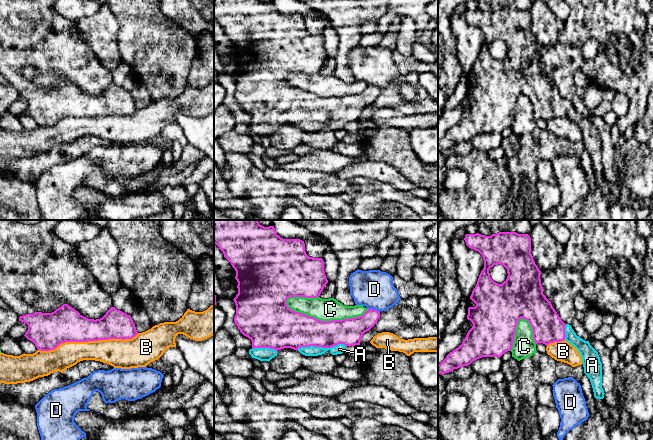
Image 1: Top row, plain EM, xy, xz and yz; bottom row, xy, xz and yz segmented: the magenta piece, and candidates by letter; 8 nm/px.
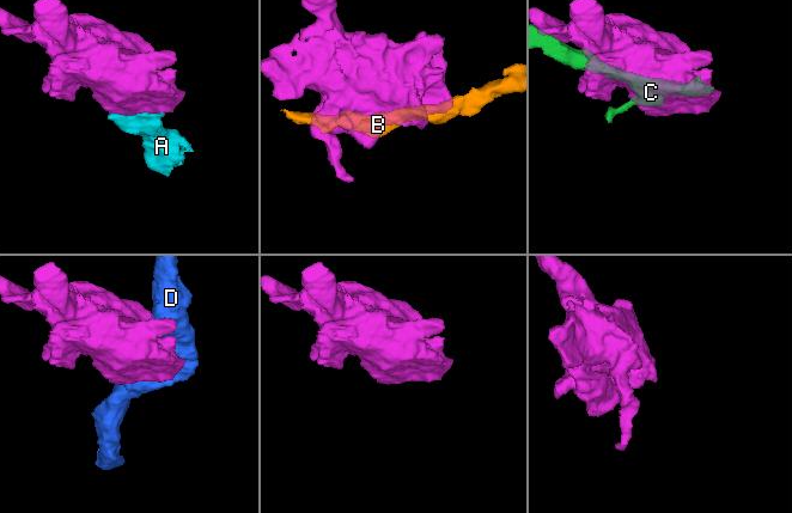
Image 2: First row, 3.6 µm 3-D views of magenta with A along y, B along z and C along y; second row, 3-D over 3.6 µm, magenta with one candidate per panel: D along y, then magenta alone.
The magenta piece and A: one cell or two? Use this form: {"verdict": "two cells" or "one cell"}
{"verdict": "one cell"}

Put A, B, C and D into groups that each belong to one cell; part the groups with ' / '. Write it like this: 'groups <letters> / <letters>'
groups A / B / C / D

